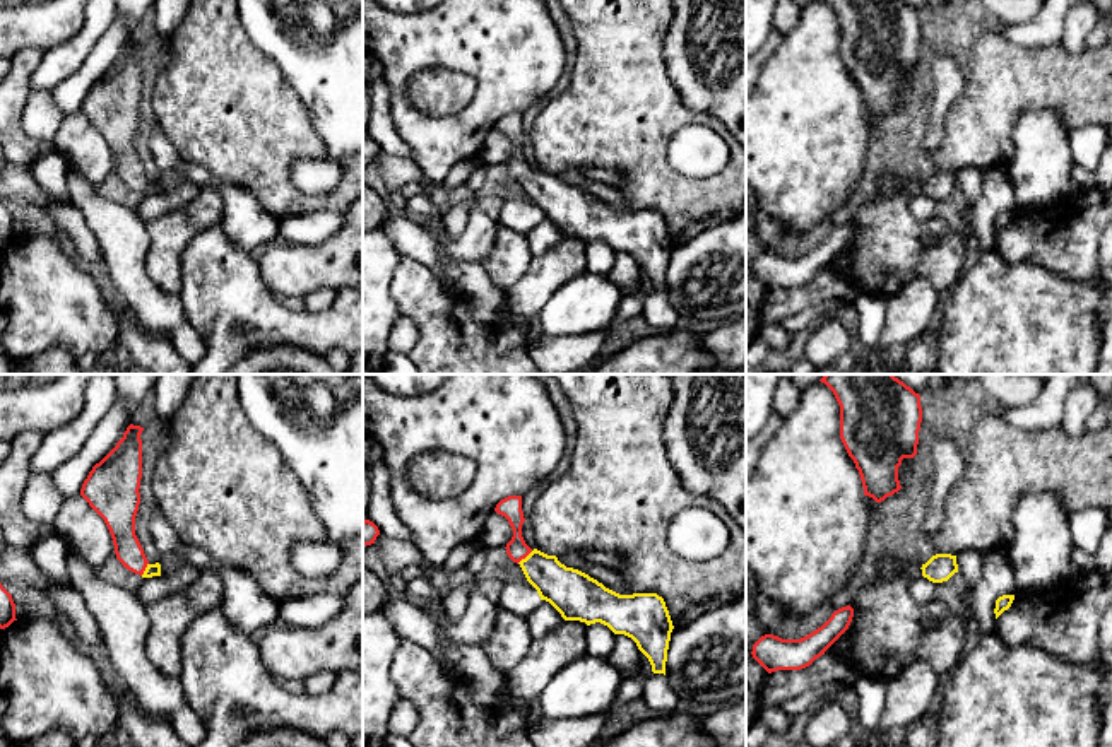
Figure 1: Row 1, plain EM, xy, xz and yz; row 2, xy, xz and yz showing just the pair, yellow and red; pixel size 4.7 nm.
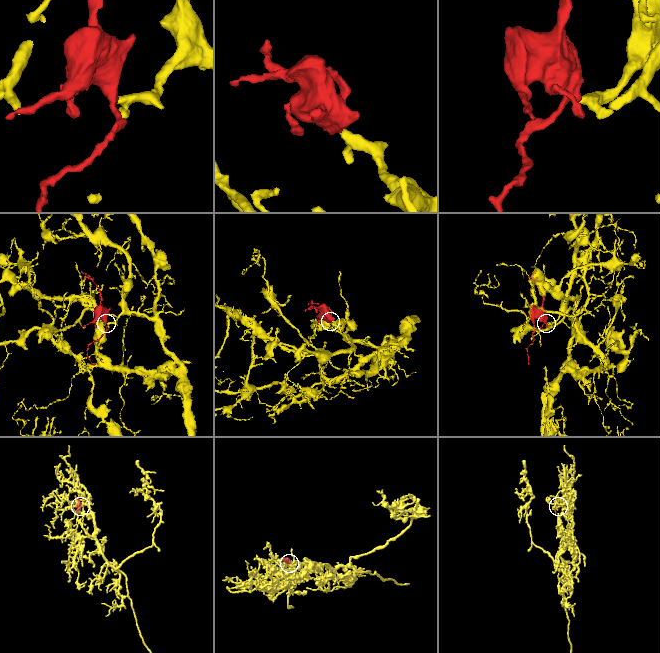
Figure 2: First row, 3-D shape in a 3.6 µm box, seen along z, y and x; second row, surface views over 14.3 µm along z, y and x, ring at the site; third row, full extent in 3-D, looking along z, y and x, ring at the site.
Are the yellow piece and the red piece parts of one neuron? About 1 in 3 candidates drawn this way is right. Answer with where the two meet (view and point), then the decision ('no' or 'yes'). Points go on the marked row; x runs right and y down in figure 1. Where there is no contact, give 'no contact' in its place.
contact xz (526, 558); yes

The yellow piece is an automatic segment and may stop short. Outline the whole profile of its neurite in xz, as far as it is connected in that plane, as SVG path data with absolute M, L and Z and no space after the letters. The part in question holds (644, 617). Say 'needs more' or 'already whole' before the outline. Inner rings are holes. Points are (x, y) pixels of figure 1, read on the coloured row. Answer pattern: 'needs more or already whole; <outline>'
needs more; M522 496L501 499L494 511L505 516L513 530L513 537L505 547L508 557L522 568L527 581L537 590L541 600L549 602L565 621L580 621L587 626L600 622L614 634L631 638L638 650L648 658L652 672L665 675L667 650L674 626L662 597L657 593L619 595L589 574L566 568L556 556L547 556L537 549L532 550L522 537L522 525L525 521Z

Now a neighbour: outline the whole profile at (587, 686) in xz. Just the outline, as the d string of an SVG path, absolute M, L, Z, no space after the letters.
M583 655L556 672L537 697L542 718L600 715L612 704L623 677L607 658Z

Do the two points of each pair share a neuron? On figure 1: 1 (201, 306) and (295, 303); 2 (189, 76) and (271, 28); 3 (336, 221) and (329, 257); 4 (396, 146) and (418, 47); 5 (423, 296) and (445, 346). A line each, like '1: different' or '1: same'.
1: different
2: different
3: different
4: different
5: same

